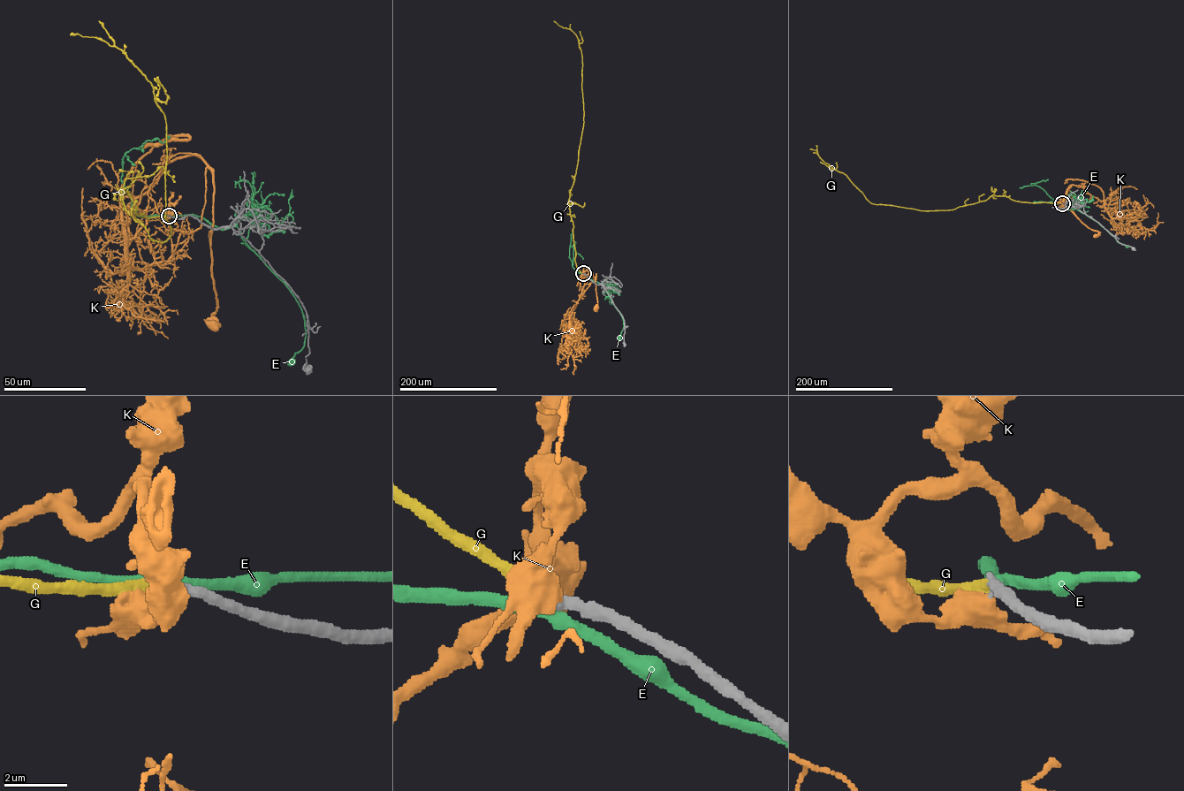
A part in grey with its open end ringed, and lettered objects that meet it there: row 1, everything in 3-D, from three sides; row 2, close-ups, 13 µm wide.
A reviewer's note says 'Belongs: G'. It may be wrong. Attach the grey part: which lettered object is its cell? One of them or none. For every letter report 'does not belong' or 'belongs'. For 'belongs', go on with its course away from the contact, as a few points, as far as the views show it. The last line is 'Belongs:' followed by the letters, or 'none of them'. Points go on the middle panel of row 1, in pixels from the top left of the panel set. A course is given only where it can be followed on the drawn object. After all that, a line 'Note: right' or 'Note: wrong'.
E: does not belong
G: belongs | via (583, 273), (577, 268), (574, 260), (573, 226), (569, 204), (583, 124), (582, 57), (576, 35), (553, 21)
K: does not belong
Belongs: G
Note: right

